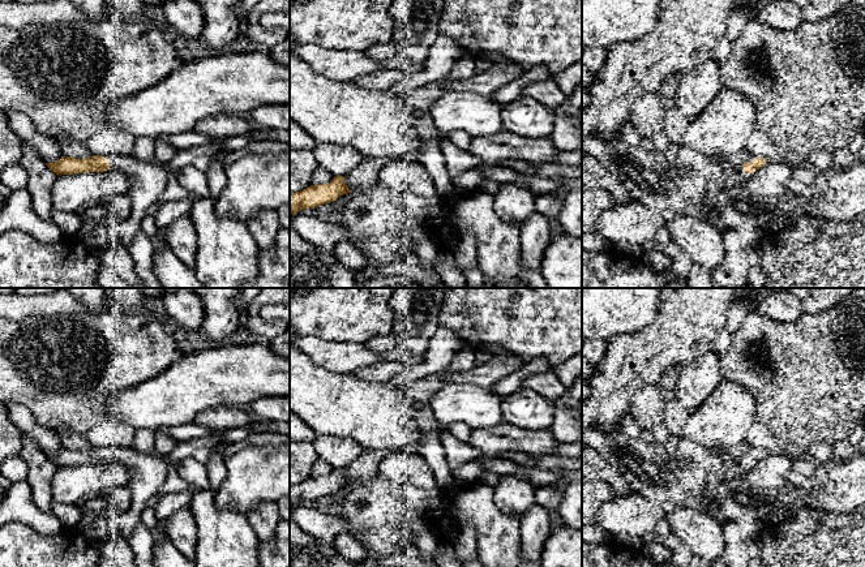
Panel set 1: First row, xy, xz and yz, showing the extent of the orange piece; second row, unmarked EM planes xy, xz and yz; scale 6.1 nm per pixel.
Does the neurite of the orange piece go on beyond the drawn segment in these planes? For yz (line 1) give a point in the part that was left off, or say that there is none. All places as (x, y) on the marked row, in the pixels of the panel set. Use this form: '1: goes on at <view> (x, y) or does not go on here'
1: goes on at yz (743, 174)

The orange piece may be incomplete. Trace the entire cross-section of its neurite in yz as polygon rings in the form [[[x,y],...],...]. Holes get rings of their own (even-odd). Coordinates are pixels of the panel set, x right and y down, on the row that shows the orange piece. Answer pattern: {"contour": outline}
{"contour": [[[749,154],[746,162],[738,167],[740,176],[742,181],[748,180],[753,173],[762,168],[767,160],[761,155]]]}

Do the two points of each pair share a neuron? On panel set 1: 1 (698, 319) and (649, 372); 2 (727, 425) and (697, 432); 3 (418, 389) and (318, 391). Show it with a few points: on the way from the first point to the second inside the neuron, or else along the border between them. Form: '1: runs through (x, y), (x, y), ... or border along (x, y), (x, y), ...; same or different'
1: runs through (685, 331), (658, 359); same
2: runs through (719, 425), (709, 425), (705, 429); same
3: border along (407, 394), (423, 403); different

